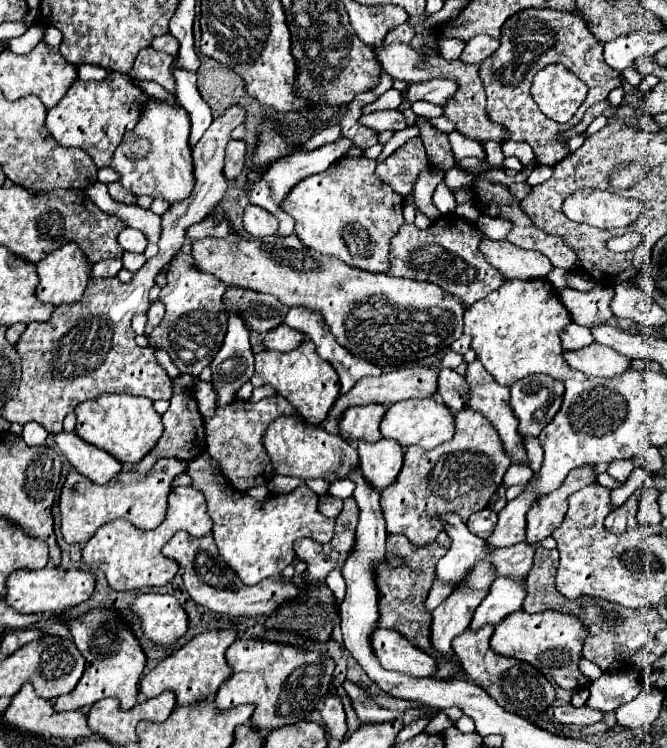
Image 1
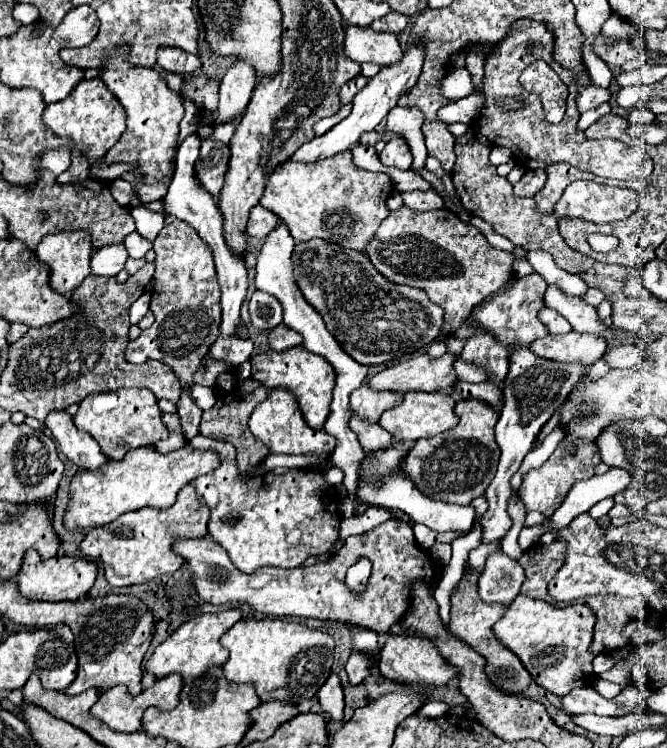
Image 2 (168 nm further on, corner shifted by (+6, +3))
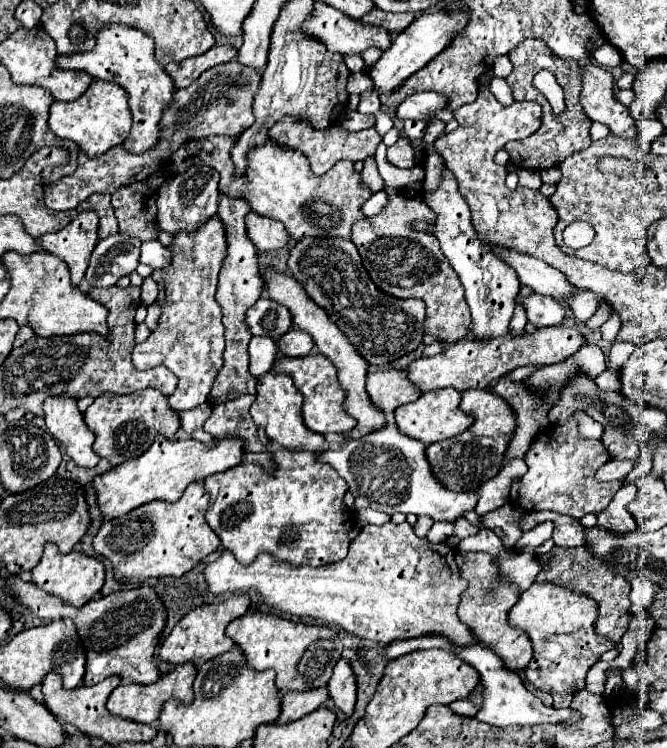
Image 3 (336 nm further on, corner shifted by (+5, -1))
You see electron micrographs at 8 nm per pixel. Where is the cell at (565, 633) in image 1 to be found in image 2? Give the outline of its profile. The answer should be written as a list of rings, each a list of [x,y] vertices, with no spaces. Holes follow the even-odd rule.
[[[520,594],[494,624],[494,634],[522,660],[538,686],[564,696],[574,688],[592,686],[592,660],[596,654],[590,652],[590,642],[594,624],[596,616],[586,604],[556,608],[544,600]]]

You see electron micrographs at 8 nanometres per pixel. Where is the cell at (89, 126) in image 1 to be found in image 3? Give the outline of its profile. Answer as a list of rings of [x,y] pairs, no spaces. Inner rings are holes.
[[[93,80],[89,90],[73,102],[55,102],[49,114],[49,128],[59,138],[69,138],[89,156],[99,158],[109,148],[123,144],[131,130],[131,112],[127,106],[127,92],[105,80]]]

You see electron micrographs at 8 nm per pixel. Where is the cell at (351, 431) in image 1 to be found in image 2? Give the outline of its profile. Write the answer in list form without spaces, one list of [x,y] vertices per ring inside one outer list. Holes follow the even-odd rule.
[[[366,382],[356,392],[352,392],[352,396],[350,396],[352,412],[360,414],[360,418],[364,418],[368,422],[378,422],[384,410],[394,408],[400,402],[402,402],[400,392],[372,390]]]

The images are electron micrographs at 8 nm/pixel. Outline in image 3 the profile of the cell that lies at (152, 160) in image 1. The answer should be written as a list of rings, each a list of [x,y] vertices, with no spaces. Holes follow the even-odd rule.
[[[111,24],[105,26],[97,34],[97,46],[91,52],[79,52],[69,56],[57,56],[59,68],[71,68],[71,70],[83,70],[89,72],[93,78],[109,80],[113,84],[121,84],[121,88],[129,94],[129,110],[133,114],[133,128],[129,136],[125,138],[123,146],[131,154],[143,154],[145,150],[157,146],[161,140],[161,118],[163,112],[173,106],[173,94],[175,86],[169,74],[157,64],[153,56],[153,40],[137,30],[129,28],[125,24]]]

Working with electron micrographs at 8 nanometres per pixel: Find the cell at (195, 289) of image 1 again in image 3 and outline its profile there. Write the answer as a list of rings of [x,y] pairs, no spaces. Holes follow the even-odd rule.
[[[213,216],[205,226],[201,226],[201,230],[195,230],[193,234],[173,234],[169,252],[169,266],[153,270],[151,274],[151,278],[159,284],[159,324],[143,344],[135,344],[131,360],[137,370],[165,366],[179,378],[177,390],[169,396],[169,406],[179,412],[193,410],[207,402],[209,386],[221,368],[225,342],[221,306],[215,302],[215,290],[217,276],[225,260],[225,230],[219,218]]]

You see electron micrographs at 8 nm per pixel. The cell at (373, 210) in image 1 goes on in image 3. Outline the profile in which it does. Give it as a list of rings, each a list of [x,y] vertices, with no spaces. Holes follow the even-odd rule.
[[[211,136],[199,142],[189,142],[171,156],[165,172],[169,176],[177,176],[193,164],[203,162],[207,166],[213,166],[221,174],[221,192],[247,198],[253,212],[283,222],[289,236],[295,240],[301,240],[305,236],[333,236],[349,240],[353,222],[365,218],[361,206],[373,196],[373,190],[363,184],[361,172],[357,172],[351,162],[341,160],[329,172],[317,176],[311,172],[309,160],[301,152],[269,142],[265,146],[251,148],[247,154],[249,166],[245,178],[233,178],[233,162],[229,156],[233,144],[235,140],[227,136]]]

